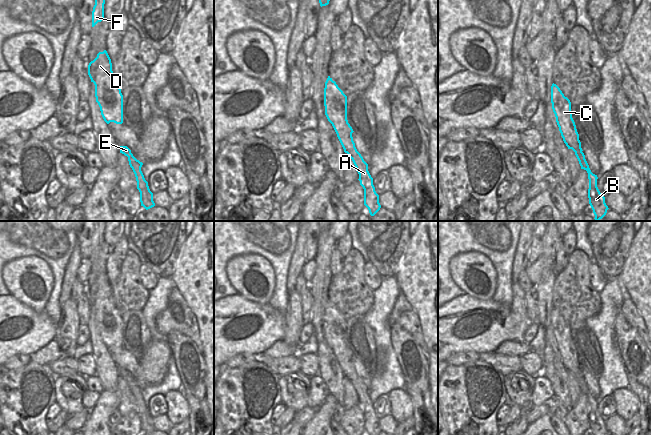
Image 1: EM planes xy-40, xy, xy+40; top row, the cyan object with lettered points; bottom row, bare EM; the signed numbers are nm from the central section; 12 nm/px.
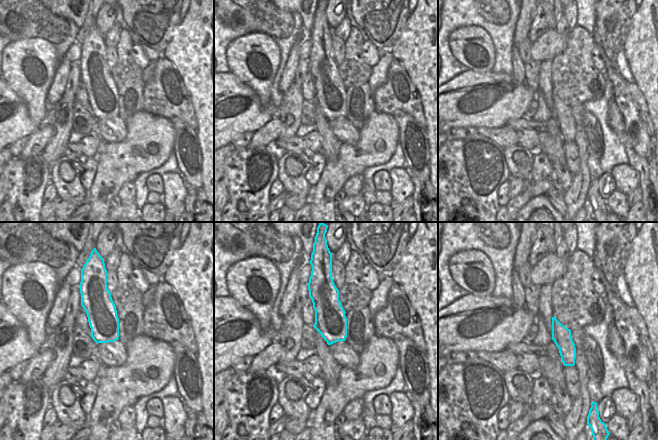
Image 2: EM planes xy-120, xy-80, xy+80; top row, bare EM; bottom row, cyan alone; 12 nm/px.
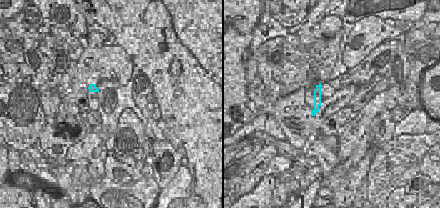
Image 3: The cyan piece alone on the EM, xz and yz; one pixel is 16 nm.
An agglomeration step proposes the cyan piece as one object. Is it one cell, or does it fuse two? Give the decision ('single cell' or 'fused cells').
single cell

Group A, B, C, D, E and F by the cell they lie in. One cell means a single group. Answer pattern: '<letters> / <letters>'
A B C D E F

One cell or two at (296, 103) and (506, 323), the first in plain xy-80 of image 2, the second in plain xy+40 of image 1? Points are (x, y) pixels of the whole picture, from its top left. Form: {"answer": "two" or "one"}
{"answer": "two"}

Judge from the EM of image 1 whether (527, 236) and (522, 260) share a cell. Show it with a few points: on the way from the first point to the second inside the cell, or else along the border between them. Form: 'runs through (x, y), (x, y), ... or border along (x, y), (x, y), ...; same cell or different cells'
runs through (524, 242), (522, 254); same cell

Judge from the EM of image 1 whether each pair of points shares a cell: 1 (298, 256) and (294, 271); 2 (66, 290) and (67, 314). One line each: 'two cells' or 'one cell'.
1: one cell
2: two cells

